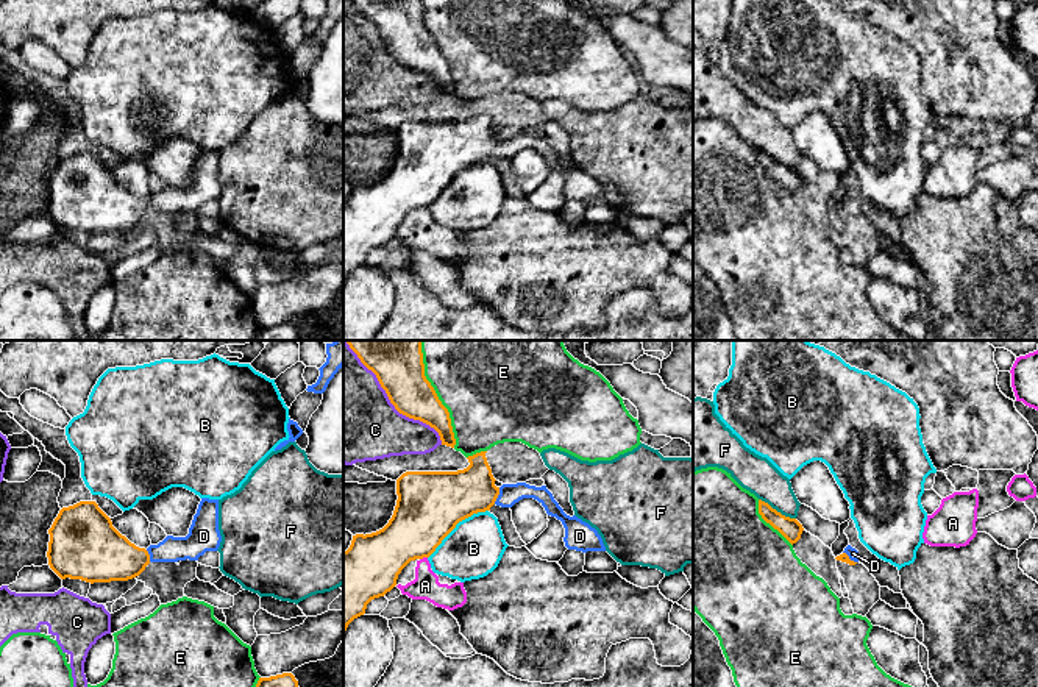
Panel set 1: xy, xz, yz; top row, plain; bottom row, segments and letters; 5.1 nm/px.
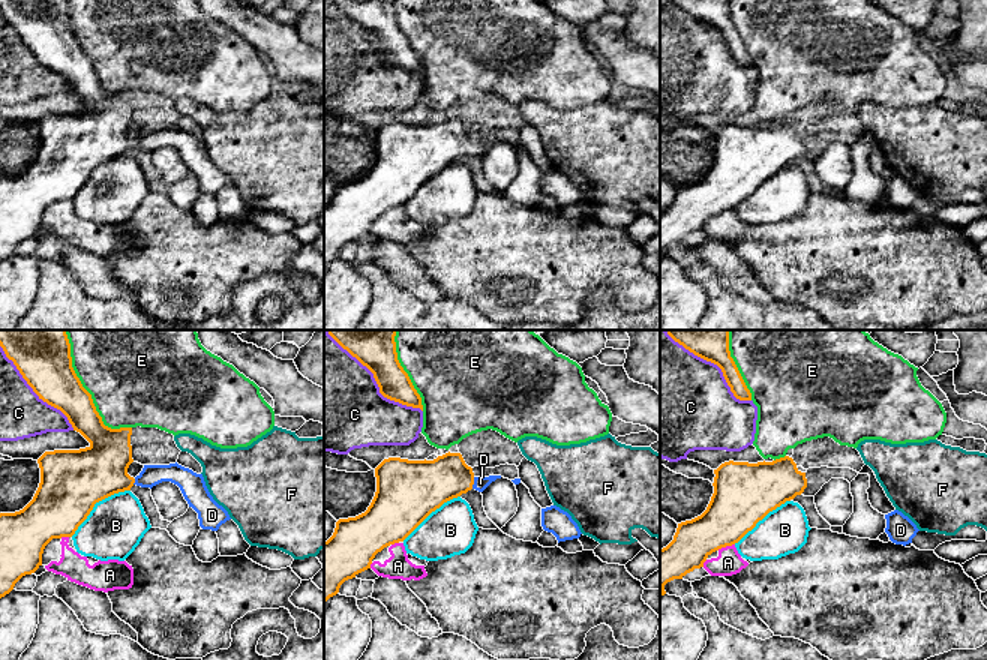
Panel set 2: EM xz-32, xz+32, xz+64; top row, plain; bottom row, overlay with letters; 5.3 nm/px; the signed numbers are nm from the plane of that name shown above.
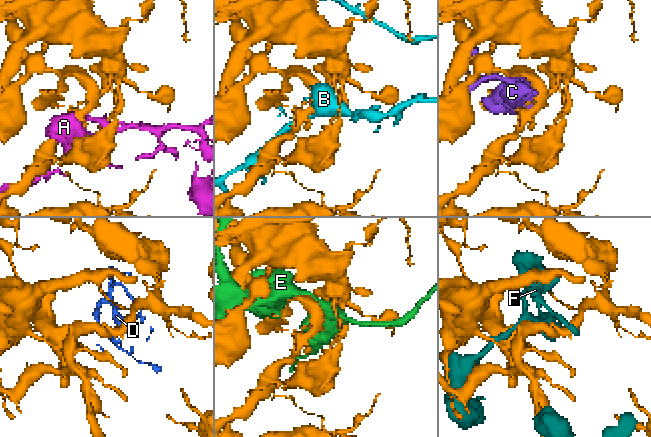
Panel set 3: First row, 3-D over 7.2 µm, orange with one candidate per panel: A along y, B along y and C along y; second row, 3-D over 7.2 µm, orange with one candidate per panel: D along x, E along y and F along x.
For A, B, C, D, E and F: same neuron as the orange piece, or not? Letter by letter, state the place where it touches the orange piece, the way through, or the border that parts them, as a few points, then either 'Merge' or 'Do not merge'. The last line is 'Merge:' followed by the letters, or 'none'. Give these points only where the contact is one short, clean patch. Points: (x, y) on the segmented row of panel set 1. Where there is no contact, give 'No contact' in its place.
A: Touches orange at xz (423, 556). Do not merge
B: Touches orange at xz (455, 526). Do not merge
C: Touches orange at xz (391, 402). Do not merge
D: Touches orange at xz (498, 494). Path across: xz (450, 497), (459, 494), (498, 494), (509, 494). Merge
E: Touches orange at xz (436, 394). Do not merge
F: Touches orange at yz (776, 511). Do not merge
Merge: D

